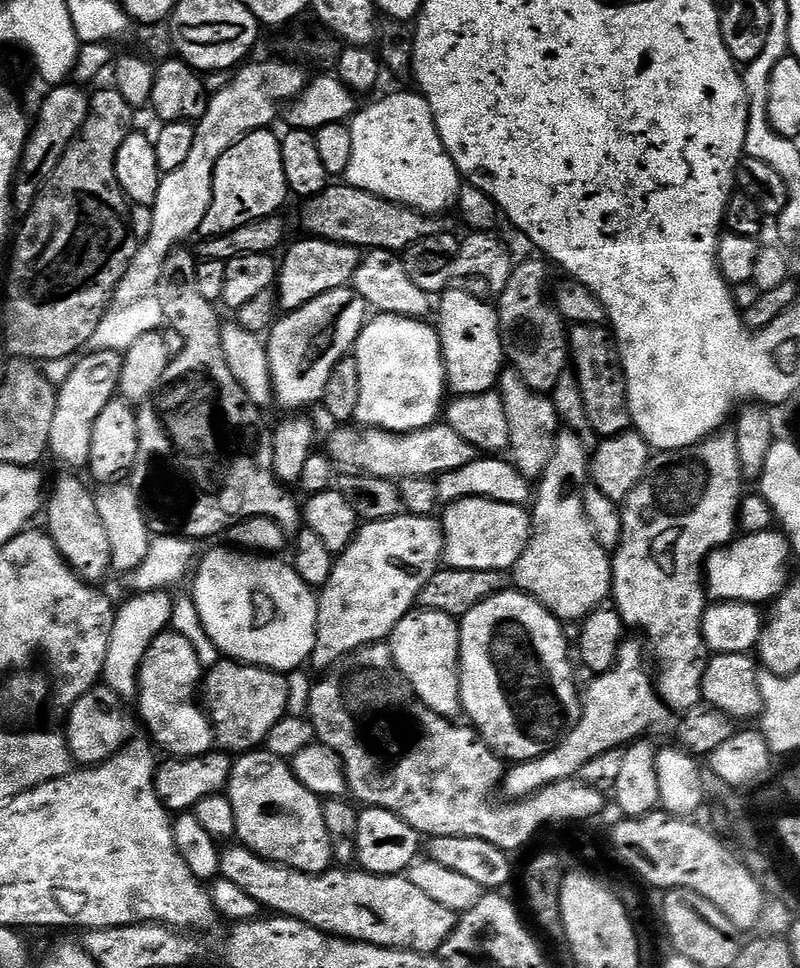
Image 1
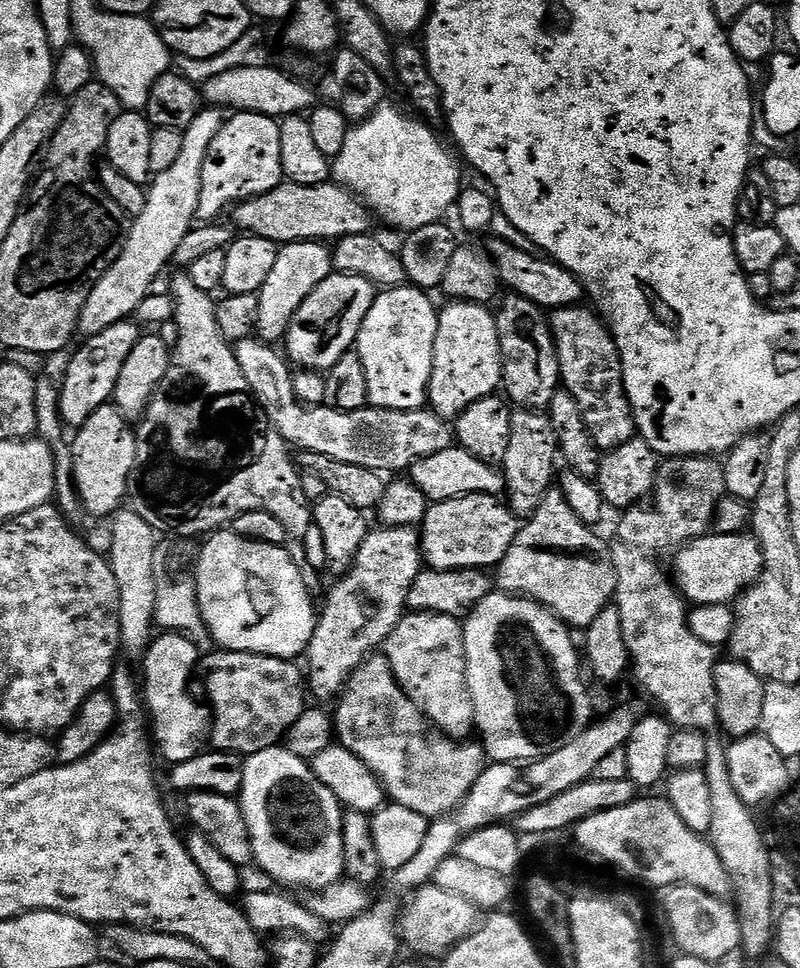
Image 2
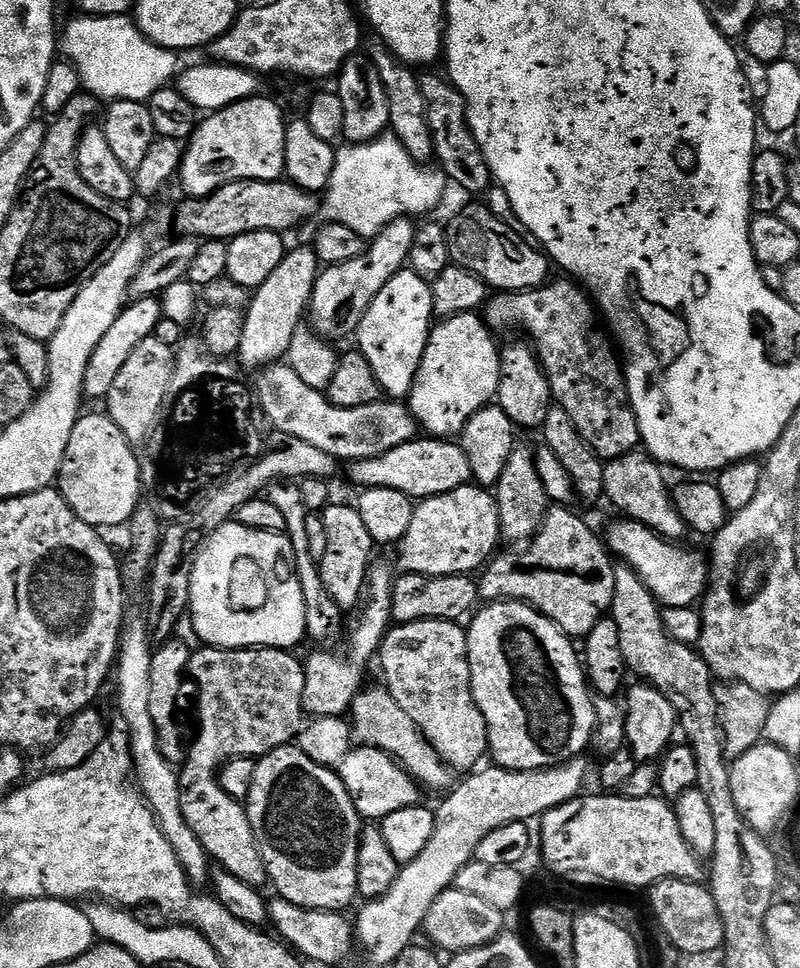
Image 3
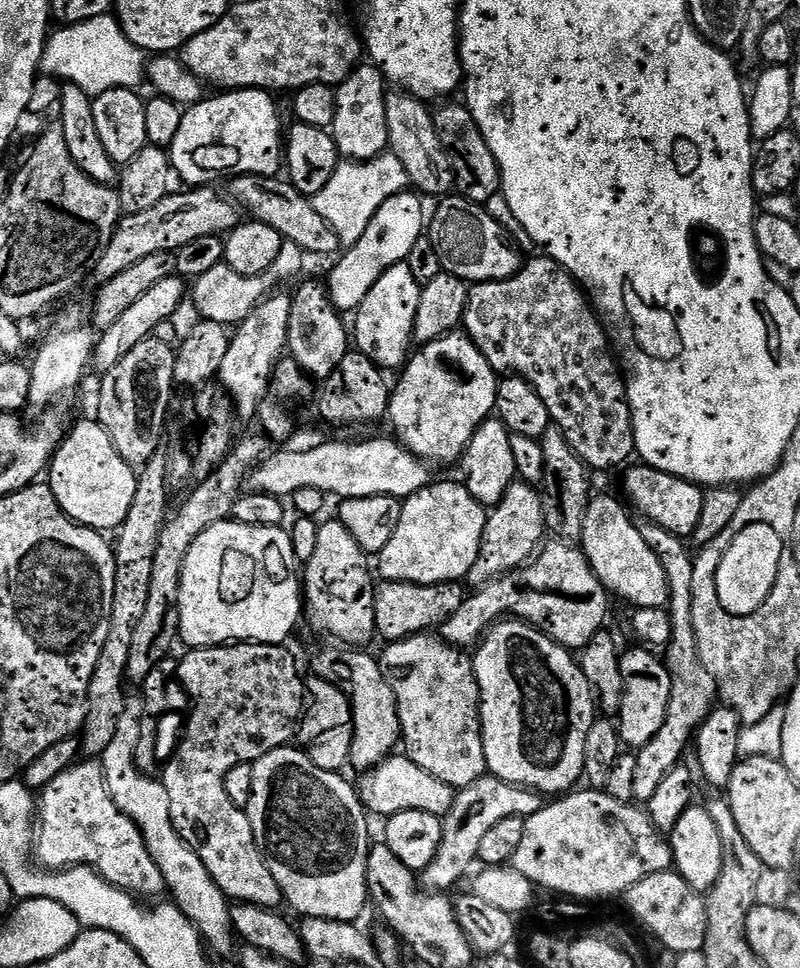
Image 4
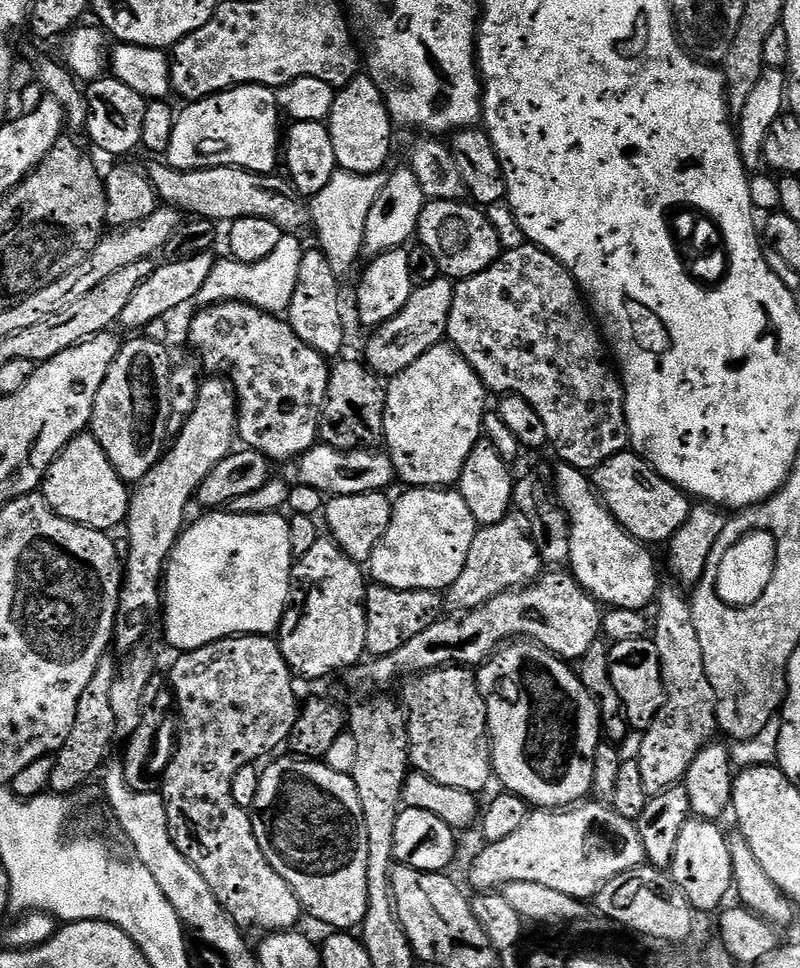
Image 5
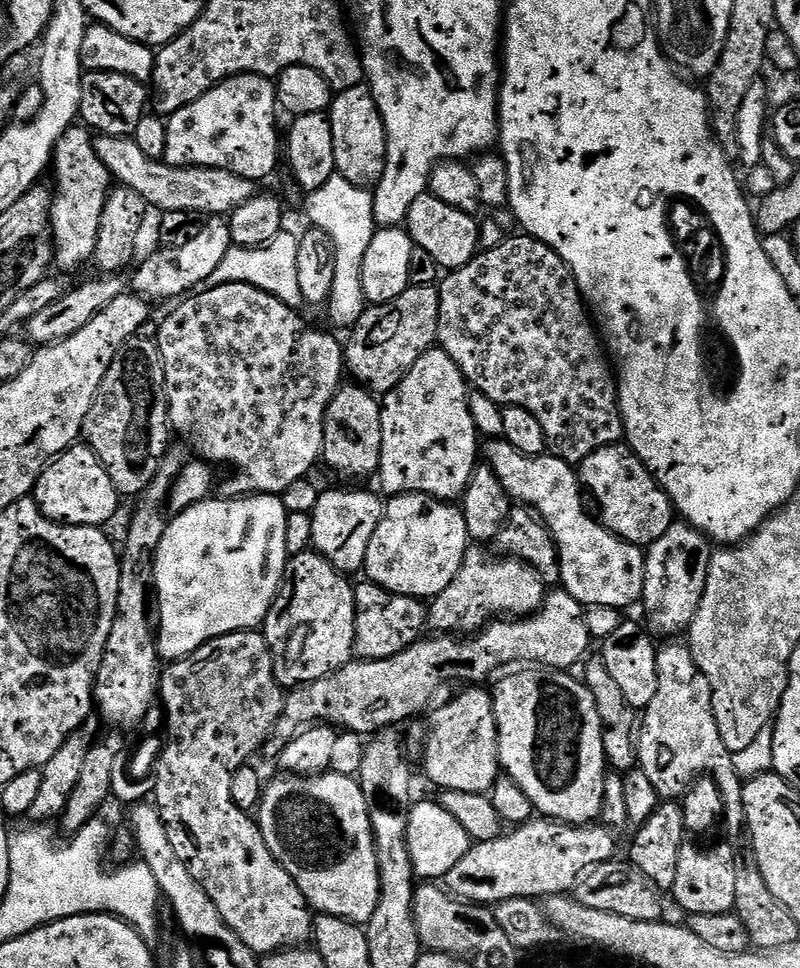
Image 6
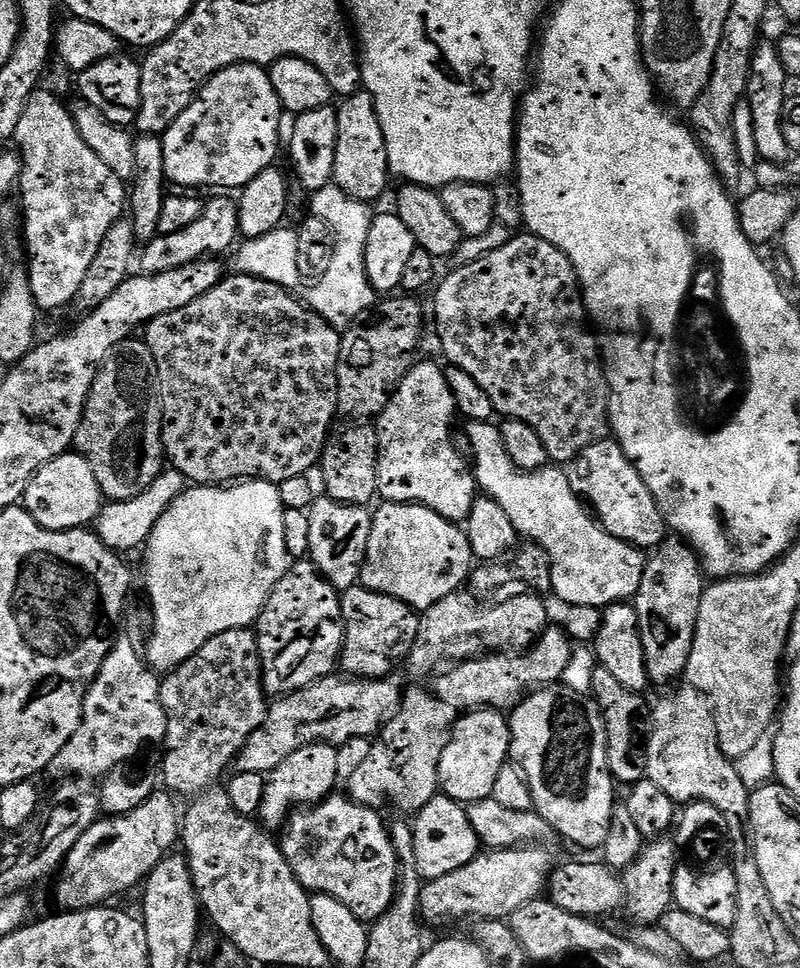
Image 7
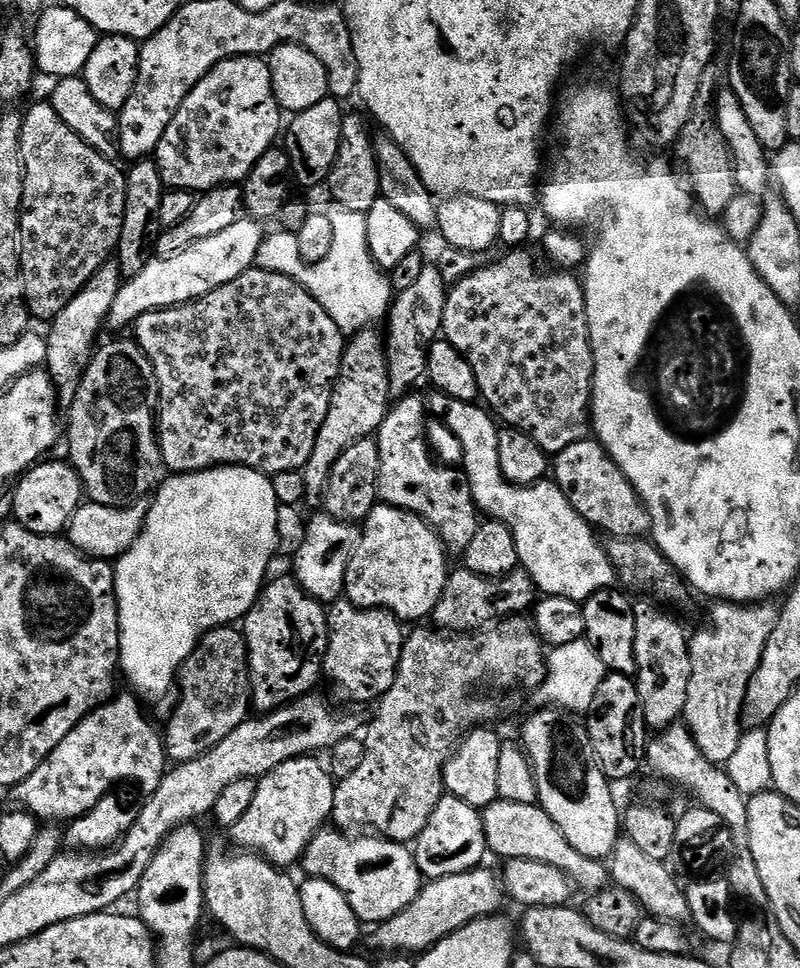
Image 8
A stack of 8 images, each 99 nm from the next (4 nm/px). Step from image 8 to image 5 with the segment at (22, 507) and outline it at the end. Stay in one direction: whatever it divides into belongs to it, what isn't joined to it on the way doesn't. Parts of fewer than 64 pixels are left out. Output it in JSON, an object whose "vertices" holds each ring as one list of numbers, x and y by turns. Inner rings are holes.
{"vertices":[[81,434,73,438,53,460,44,475,42,485,44,501,59,516,87,528,108,532,125,523,128,519,129,485,110,466,106,450,98,446,98,438]]}

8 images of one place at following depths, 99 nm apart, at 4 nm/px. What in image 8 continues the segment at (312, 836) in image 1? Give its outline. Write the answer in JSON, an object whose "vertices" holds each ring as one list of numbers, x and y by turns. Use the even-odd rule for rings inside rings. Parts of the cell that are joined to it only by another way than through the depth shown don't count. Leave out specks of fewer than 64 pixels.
{"vertices":[[335,826,320,829,304,852,302,868,311,878,334,882,334,886,346,894,350,910,354,910,364,926,384,924,394,918,394,914,406,910,406,906,418,898,422,887,416,854,408,844,386,840,379,834,349,834]]}

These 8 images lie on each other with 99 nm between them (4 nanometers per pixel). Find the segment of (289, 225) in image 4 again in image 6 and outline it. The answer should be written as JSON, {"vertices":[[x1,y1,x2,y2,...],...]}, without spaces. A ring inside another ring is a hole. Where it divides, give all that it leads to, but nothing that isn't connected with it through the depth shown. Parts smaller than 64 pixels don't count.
{"vertices":[[97,135,94,143,98,158,102,158,102,166,106,166,113,181,119,187,142,194,149,209,156,211,157,208,157,213,160,214,186,210,207,214,209,217,227,217,238,206,250,202,250,198,258,192,257,185,253,181,235,176,230,170,171,168,164,160,155,160,150,158,150,154,142,154,135,140,127,136]]}

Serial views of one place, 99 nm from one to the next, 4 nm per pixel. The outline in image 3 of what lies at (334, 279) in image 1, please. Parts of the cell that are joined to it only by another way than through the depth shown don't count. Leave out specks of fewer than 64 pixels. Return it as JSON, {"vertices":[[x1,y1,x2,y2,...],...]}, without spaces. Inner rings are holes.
{"vertices":[[311,247,289,251,278,262,278,267,262,286,251,293,244,312,242,342,238,360,245,369,259,370,283,361,290,350,291,336,302,324,312,303,312,291,316,285,318,261]]}

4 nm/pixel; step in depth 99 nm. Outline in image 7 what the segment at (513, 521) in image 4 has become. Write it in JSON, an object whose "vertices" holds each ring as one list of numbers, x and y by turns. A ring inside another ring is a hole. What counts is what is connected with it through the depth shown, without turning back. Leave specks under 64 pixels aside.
{"vertices":[[471,591,451,592,446,598,442,598,442,602,434,602,434,606,423,609,418,638,414,638,407,663,416,668,432,668,443,660,475,660,489,654,531,648,544,633,544,629,549,627,550,620,548,608,544,605,547,603,539,595,524,595,528,596,512,596,501,604,479,604,476,601,479,599]]}

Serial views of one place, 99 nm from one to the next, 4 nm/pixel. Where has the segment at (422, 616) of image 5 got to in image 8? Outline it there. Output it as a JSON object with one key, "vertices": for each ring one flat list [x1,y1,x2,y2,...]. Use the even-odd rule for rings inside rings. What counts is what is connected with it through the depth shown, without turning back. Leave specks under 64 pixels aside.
{"vertices":[[341,598,327,605,328,649,324,655,323,675,332,679,336,696,344,706,379,701,394,686,398,662,402,658,405,625,385,608,359,608]]}

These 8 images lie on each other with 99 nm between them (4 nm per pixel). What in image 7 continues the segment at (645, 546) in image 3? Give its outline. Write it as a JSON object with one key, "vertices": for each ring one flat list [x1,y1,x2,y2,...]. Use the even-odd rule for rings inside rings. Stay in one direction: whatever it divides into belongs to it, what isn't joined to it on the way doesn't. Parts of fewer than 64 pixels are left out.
{"vertices":[[474,420,467,427,477,489,494,502,498,502,498,506,506,510,510,522,514,522,517,533,525,541,536,544,544,553,544,558,548,561,548,574,552,578,552,591,555,599,560,599,559,603,564,606,569,604,594,606,601,610,607,608,609,604,631,601,636,595,638,586,642,586,642,574,646,563,645,553,641,549,614,538,593,519,589,509,570,486,567,475,559,467,549,466,537,472,518,470,518,466,510,462,510,454,506,454,506,446,502,446,502,434,495,423]]}

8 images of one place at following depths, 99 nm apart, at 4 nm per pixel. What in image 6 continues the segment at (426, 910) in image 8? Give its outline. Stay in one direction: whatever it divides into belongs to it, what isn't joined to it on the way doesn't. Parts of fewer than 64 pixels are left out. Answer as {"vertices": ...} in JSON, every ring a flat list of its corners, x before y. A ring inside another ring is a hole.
{"vertices":[[533,818,526,824,511,829,509,834,502,834,497,840,473,843,472,849,450,870,446,877,446,888,457,900,481,906,495,906,510,898,543,898,545,896,562,896,575,889,576,881,585,872,597,868,600,864,609,863,616,852,617,838,603,826,573,826,562,824,547,818]]}

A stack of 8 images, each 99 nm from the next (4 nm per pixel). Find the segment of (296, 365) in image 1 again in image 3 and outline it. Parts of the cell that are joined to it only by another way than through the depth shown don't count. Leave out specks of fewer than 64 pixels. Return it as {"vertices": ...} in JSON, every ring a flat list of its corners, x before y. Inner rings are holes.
{"vertices":[[408,218,391,220,376,236,371,237,364,253,350,262,325,267,316,277,310,305,310,327,328,342,340,340,359,329,362,318,374,302,378,290,407,265,410,242,414,242,417,225]]}

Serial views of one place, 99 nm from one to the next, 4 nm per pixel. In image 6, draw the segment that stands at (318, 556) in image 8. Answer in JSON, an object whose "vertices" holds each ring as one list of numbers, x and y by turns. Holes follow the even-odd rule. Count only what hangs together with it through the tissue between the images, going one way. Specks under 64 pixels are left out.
{"vertices":[[321,491,312,511,312,548,330,562,339,572,359,573,366,562,366,550,374,530,384,513,385,501,372,492,327,492]]}

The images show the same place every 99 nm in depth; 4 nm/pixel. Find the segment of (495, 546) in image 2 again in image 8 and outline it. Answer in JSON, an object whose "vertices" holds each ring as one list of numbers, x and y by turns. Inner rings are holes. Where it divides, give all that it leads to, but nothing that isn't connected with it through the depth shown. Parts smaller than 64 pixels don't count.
{"vertices":[[378,502,362,521,362,531,362,542,358,542,358,550,354,550,354,558,350,558,350,566,346,570,344,596,347,600,359,608,385,608,401,622,420,622,423,621,420,620,423,616,424,619,431,617,438,598,442,598,442,590,446,586,450,571,449,553,433,528,413,512,403,512,401,508]]}

